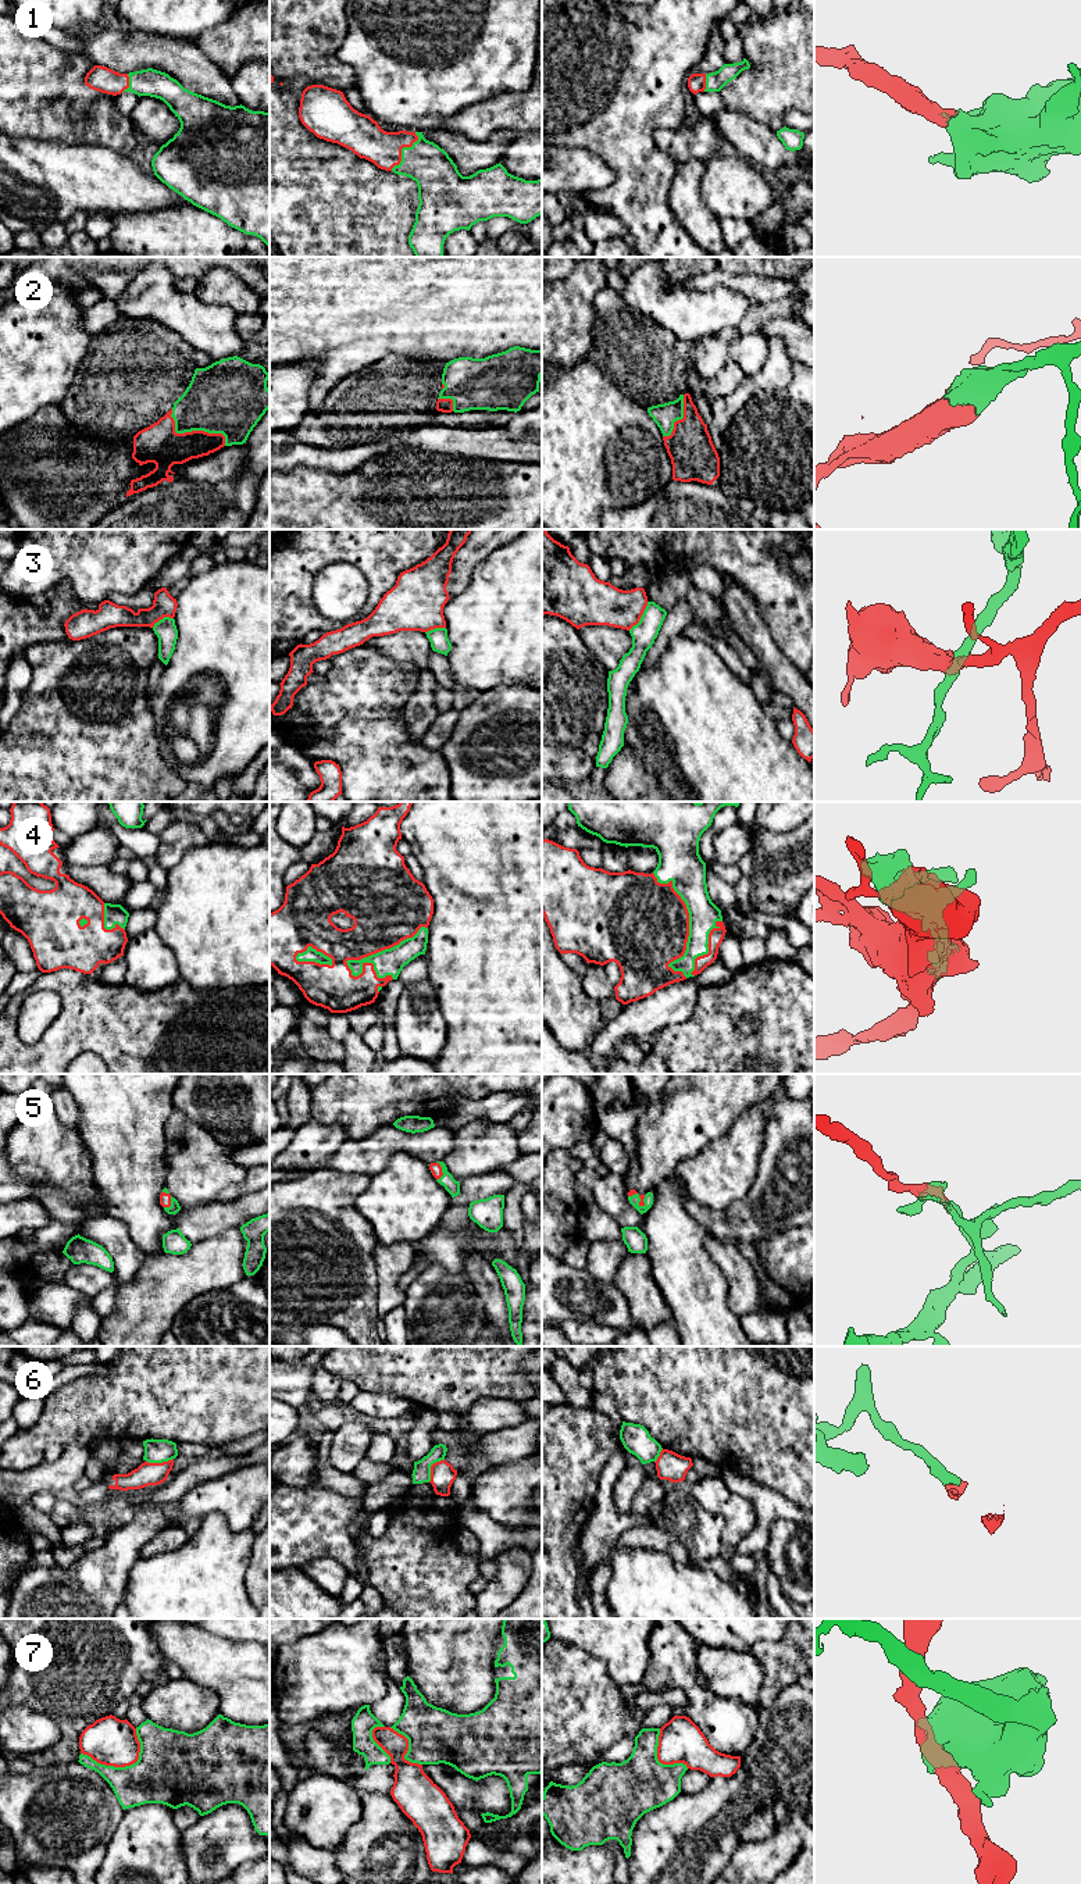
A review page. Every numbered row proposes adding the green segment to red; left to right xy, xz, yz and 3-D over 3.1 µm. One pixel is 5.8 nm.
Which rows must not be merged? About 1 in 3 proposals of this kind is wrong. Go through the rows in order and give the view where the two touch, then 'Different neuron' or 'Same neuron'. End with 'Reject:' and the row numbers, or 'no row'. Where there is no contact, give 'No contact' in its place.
1: Touches red in xz. Same neuron
2: Touches red in xy. Same neuron
3: Touches red in yz. Different neuron
4: Touches red in xz. Same neuron
5: Touches red in xz. Same neuron
6: Touches red in xz. Different neuron
7: Touches red in xy. Different neuron
Reject: 3, 6, 7

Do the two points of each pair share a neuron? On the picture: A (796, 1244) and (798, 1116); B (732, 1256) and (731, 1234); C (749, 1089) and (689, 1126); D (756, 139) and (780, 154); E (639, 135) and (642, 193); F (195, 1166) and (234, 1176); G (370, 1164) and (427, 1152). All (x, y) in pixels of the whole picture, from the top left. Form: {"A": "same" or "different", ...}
{"A": "different", "B": "different", "C": "same", "D": "same", "E": "same", "F": "same", "G": "same"}

